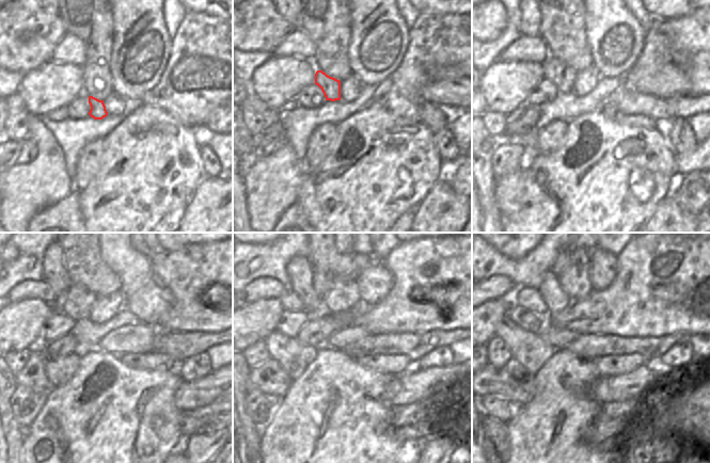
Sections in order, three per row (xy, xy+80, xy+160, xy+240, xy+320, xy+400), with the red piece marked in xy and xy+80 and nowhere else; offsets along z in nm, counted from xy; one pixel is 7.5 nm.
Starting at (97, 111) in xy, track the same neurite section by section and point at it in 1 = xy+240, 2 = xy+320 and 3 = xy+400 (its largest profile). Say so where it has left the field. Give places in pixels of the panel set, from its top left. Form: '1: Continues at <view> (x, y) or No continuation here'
1: Continues at xy+240 (77, 302)
2: Continues at xy+320 (322, 281)
3: Continues at xy+400 (563, 261).

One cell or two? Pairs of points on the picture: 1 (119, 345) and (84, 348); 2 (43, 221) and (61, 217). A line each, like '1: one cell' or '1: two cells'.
1: two cells
2: one cell

